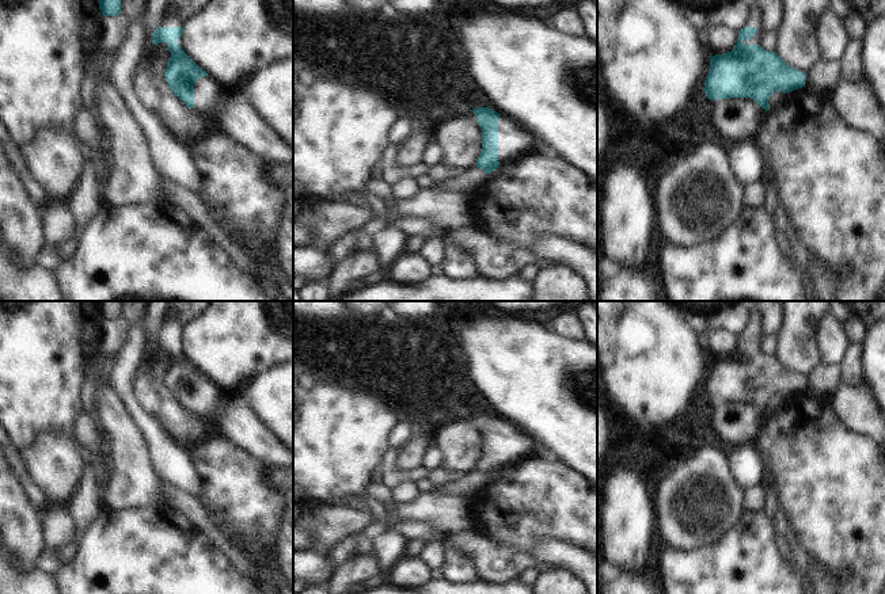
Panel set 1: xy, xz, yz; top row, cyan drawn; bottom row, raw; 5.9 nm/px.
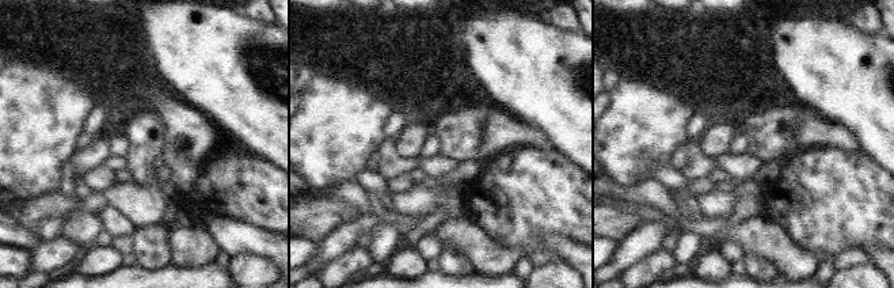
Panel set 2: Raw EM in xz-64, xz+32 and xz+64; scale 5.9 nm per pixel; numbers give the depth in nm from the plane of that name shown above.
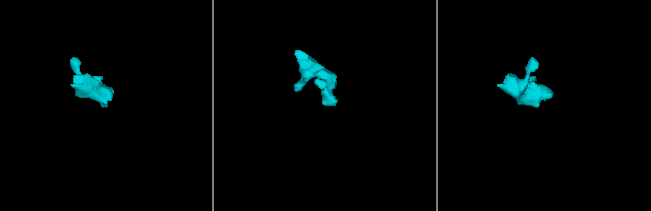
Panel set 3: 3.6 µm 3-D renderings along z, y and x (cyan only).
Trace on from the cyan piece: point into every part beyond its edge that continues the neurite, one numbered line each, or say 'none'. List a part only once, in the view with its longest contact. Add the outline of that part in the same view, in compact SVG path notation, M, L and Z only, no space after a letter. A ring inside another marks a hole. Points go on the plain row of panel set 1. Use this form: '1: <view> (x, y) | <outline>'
1: xz (513, 445) | M500 419L498 423L498 465L509 467L521 458L552 461L554 454L540 442L520 431L514 424Z

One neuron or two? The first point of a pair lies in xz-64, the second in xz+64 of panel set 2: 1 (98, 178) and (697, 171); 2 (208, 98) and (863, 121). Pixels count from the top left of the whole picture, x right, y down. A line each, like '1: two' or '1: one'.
1: two
2: one

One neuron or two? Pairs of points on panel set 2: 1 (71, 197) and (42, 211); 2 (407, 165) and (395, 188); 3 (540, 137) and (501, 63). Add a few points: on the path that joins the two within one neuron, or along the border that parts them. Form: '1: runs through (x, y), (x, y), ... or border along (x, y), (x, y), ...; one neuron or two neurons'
1: runs through (64, 201), (49, 205); one neuron
2: border along (407, 173), (395, 175), (388, 181); two neurons
3: border along (509, 113), (537, 128), (552, 147); two neurons

